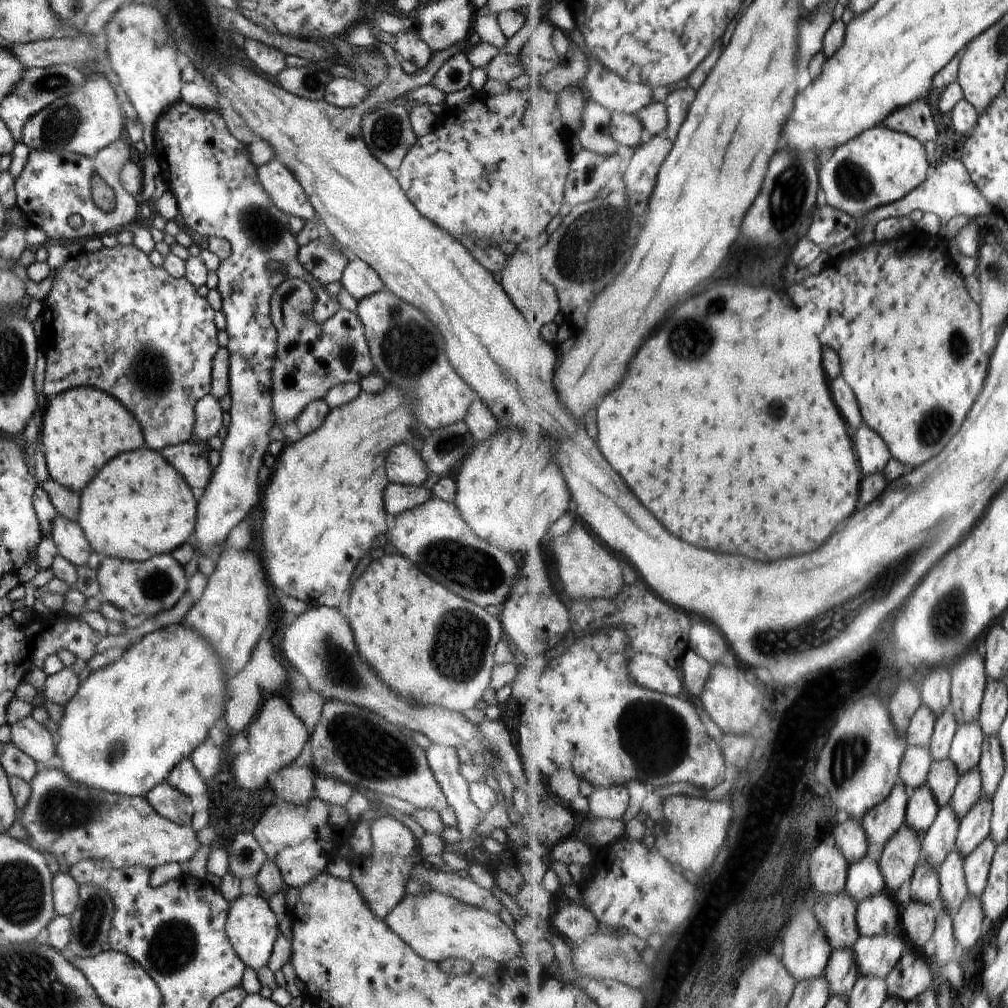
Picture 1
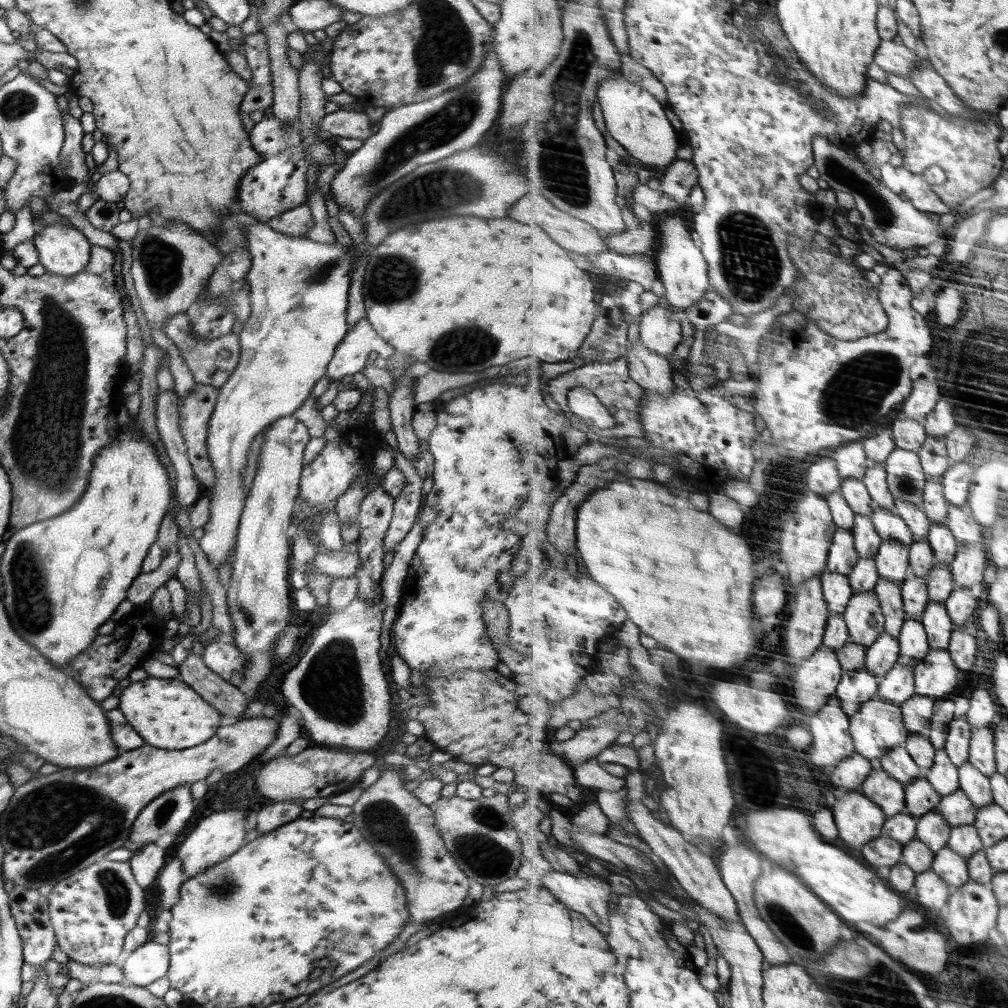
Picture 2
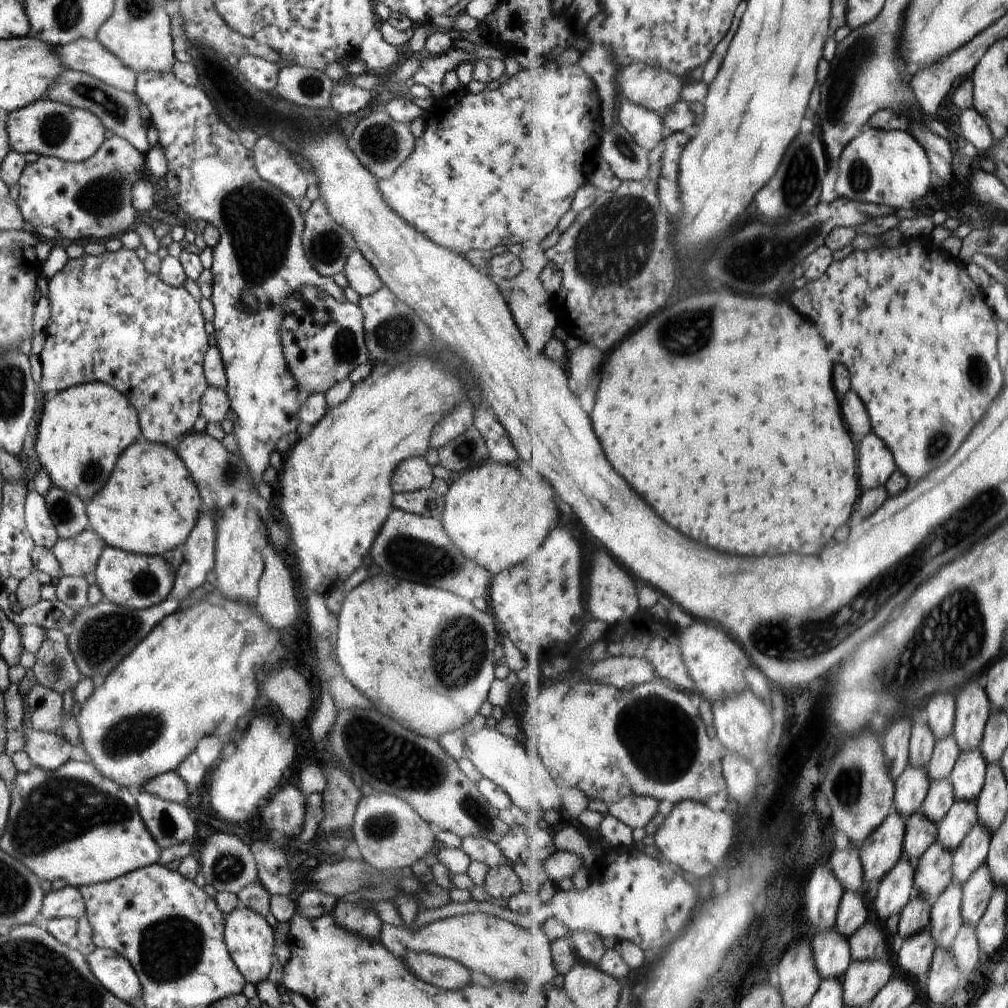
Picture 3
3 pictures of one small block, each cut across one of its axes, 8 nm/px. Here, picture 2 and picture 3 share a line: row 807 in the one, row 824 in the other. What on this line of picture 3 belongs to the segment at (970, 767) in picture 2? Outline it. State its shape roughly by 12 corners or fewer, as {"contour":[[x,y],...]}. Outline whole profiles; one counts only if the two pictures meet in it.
{"contour":[[978,824],[955,852],[962,888],[988,862],[993,834]]}

